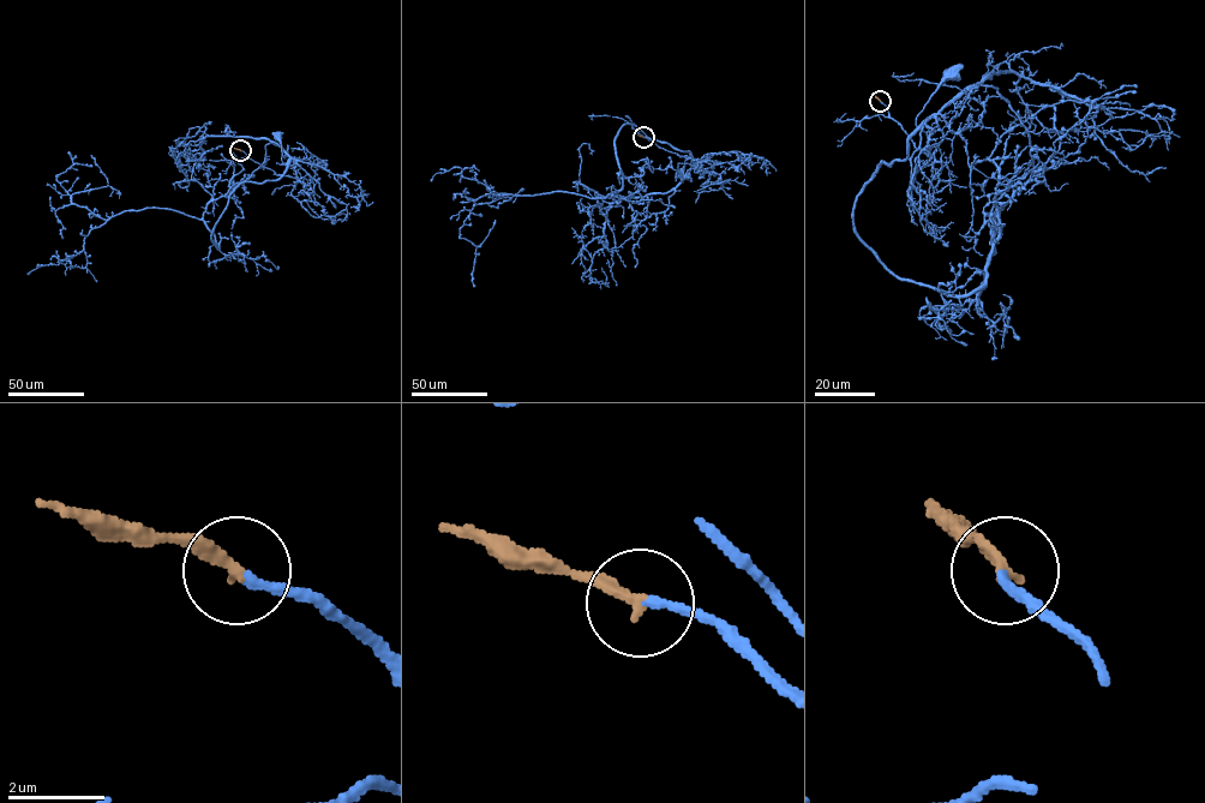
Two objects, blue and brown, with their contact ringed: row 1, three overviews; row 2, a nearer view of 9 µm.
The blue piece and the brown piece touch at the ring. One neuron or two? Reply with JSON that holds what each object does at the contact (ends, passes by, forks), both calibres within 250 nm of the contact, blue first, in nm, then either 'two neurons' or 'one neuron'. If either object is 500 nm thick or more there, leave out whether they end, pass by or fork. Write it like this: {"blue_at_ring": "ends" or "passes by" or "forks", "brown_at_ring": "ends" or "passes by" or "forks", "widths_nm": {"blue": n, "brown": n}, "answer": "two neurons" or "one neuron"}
{"blue_at_ring": "ends", "brown_at_ring": "ends", "widths_nm": {"blue": 180, "brown": 280}, "answer": "one neuron"}

